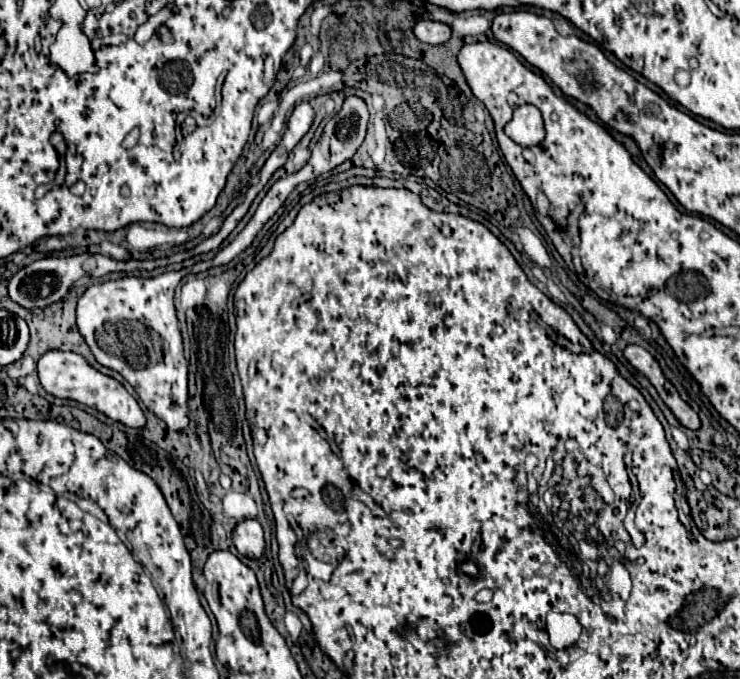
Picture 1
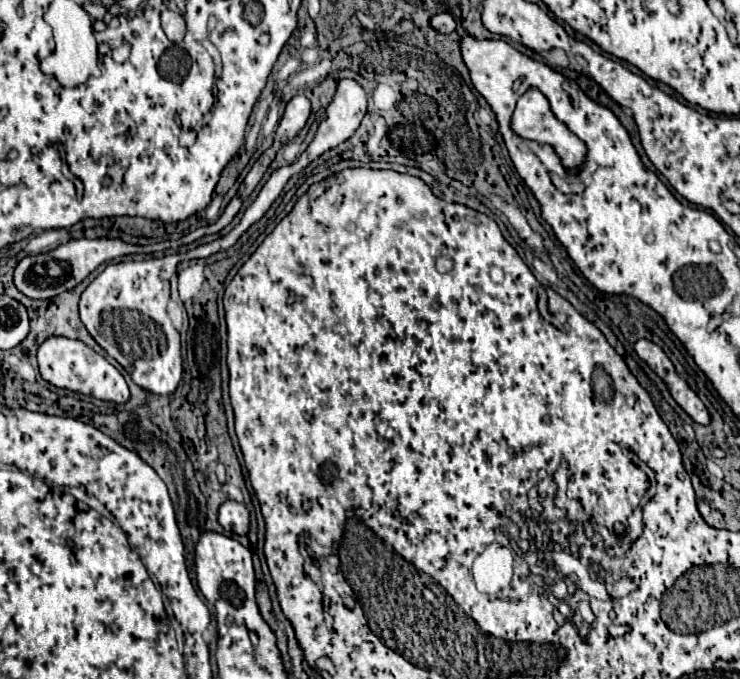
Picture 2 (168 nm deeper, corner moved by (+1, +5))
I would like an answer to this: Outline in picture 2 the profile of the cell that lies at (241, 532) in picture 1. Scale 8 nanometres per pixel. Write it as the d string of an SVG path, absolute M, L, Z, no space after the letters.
M226 500L218 510L218 522L224 530L246 534L250 528L250 514L242 502Z

